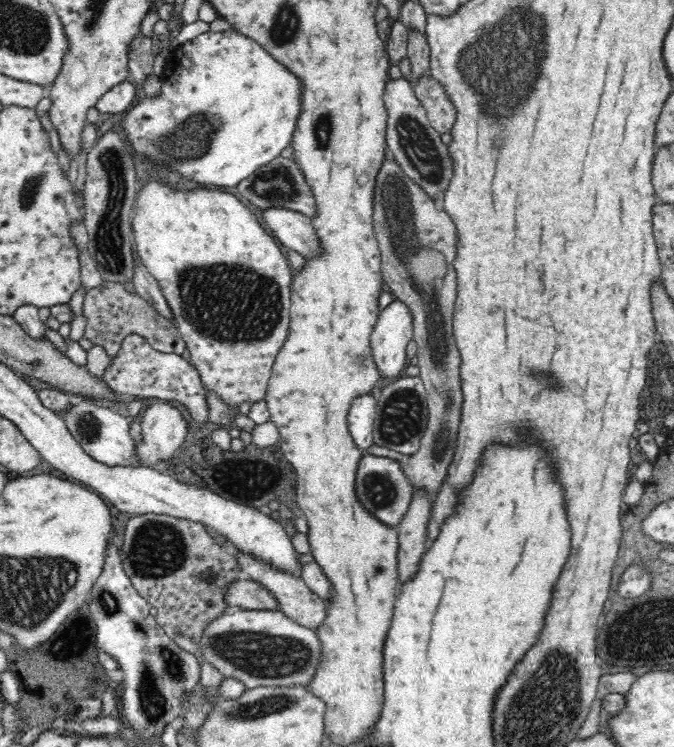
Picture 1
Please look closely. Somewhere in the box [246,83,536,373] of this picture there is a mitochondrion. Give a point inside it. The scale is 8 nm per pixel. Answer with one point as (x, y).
(418, 148)

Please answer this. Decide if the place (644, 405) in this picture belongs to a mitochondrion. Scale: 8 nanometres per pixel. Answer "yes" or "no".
no

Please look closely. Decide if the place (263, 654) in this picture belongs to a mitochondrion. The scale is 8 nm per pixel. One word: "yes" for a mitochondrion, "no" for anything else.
yes

